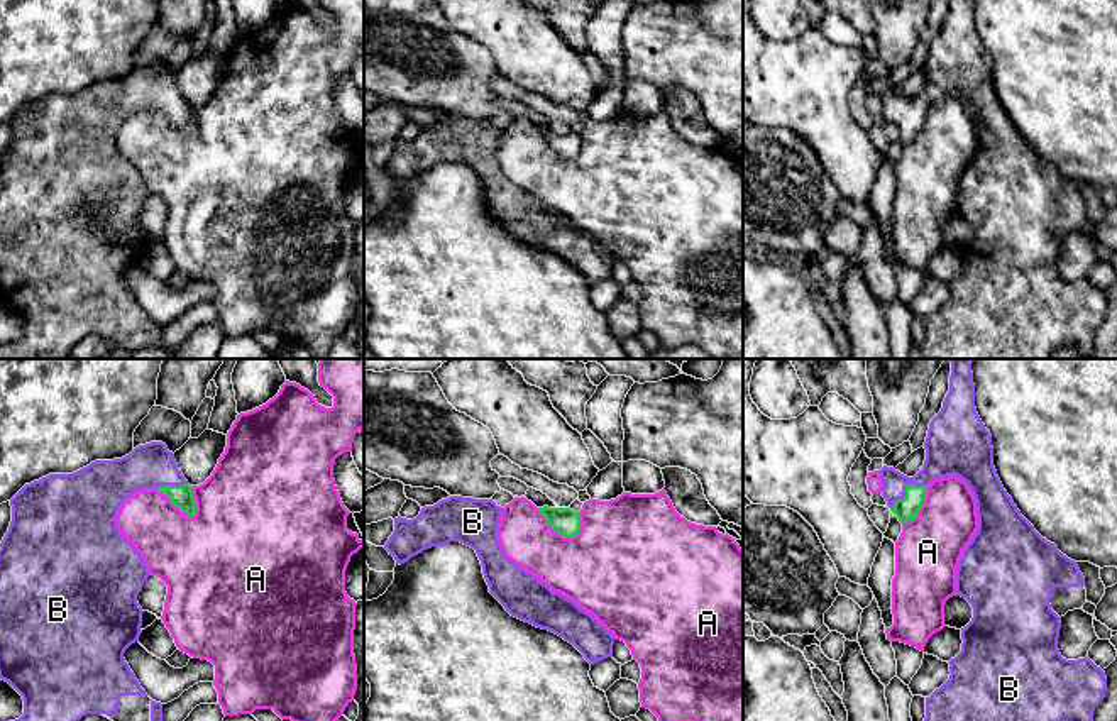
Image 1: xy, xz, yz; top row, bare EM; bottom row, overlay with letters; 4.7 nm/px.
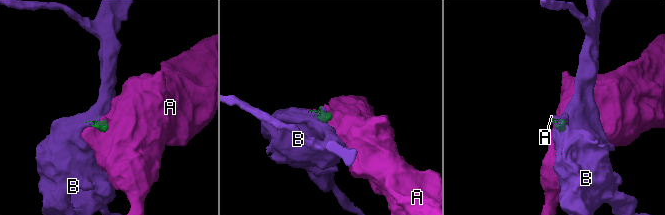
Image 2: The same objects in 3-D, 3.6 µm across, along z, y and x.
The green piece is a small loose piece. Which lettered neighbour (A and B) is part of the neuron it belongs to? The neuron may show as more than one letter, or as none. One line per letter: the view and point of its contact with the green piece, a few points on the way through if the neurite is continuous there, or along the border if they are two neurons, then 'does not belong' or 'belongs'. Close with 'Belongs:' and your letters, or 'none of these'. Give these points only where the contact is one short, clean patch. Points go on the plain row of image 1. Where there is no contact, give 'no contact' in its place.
A: meets green in xy at (176, 127); border along xy (156, 109), (187, 136), (195, 136); does not belong
B: meets green in yz at (906, 110); runs through yz (907, 129), (906, 110), (918, 105), (946, 77); belongs
Belongs: B

